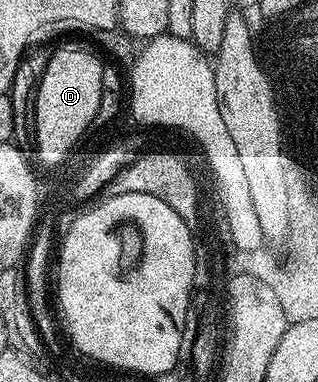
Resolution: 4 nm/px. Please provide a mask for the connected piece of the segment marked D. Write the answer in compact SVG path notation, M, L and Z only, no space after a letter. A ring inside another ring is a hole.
M61 47L50 57L41 75L41 84L35 87L35 155L41 158L43 166L59 166L68 157L69 150L84 137L85 130L93 127L93 119L99 109L105 66L95 52L84 51L81 47Z

